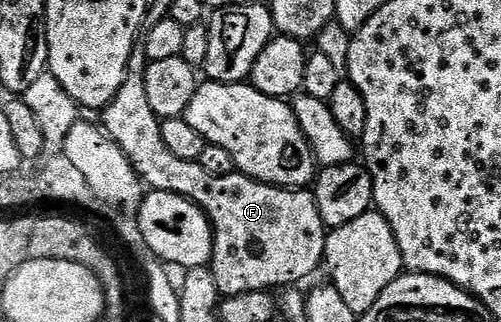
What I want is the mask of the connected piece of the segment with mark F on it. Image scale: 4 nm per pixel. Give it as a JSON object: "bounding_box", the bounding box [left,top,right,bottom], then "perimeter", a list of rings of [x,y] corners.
{"bounding_box":[101,51,328,298],"perimeter":[[[135,51],[130,56],[130,71],[126,75],[124,87],[120,89],[112,104],[107,105],[101,114],[101,124],[105,133],[123,149],[127,159],[134,165],[135,171],[151,190],[159,189],[186,197],[201,207],[214,227],[214,254],[210,257],[208,268],[216,279],[216,287],[223,298],[232,295],[244,295],[248,291],[278,291],[283,287],[297,286],[297,281],[310,277],[323,264],[326,256],[328,230],[320,215],[313,192],[309,188],[284,189],[281,185],[266,185],[262,181],[253,181],[245,173],[232,175],[212,175],[204,171],[198,161],[180,159],[172,155],[168,143],[164,143],[162,121],[152,111],[148,103],[146,86],[146,67],[148,58],[145,52]]]}

